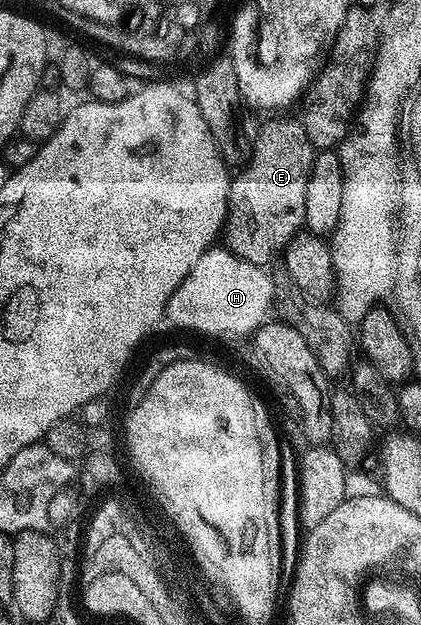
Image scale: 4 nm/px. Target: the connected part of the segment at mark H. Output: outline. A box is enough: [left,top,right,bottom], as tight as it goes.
[169,249,273,337]

